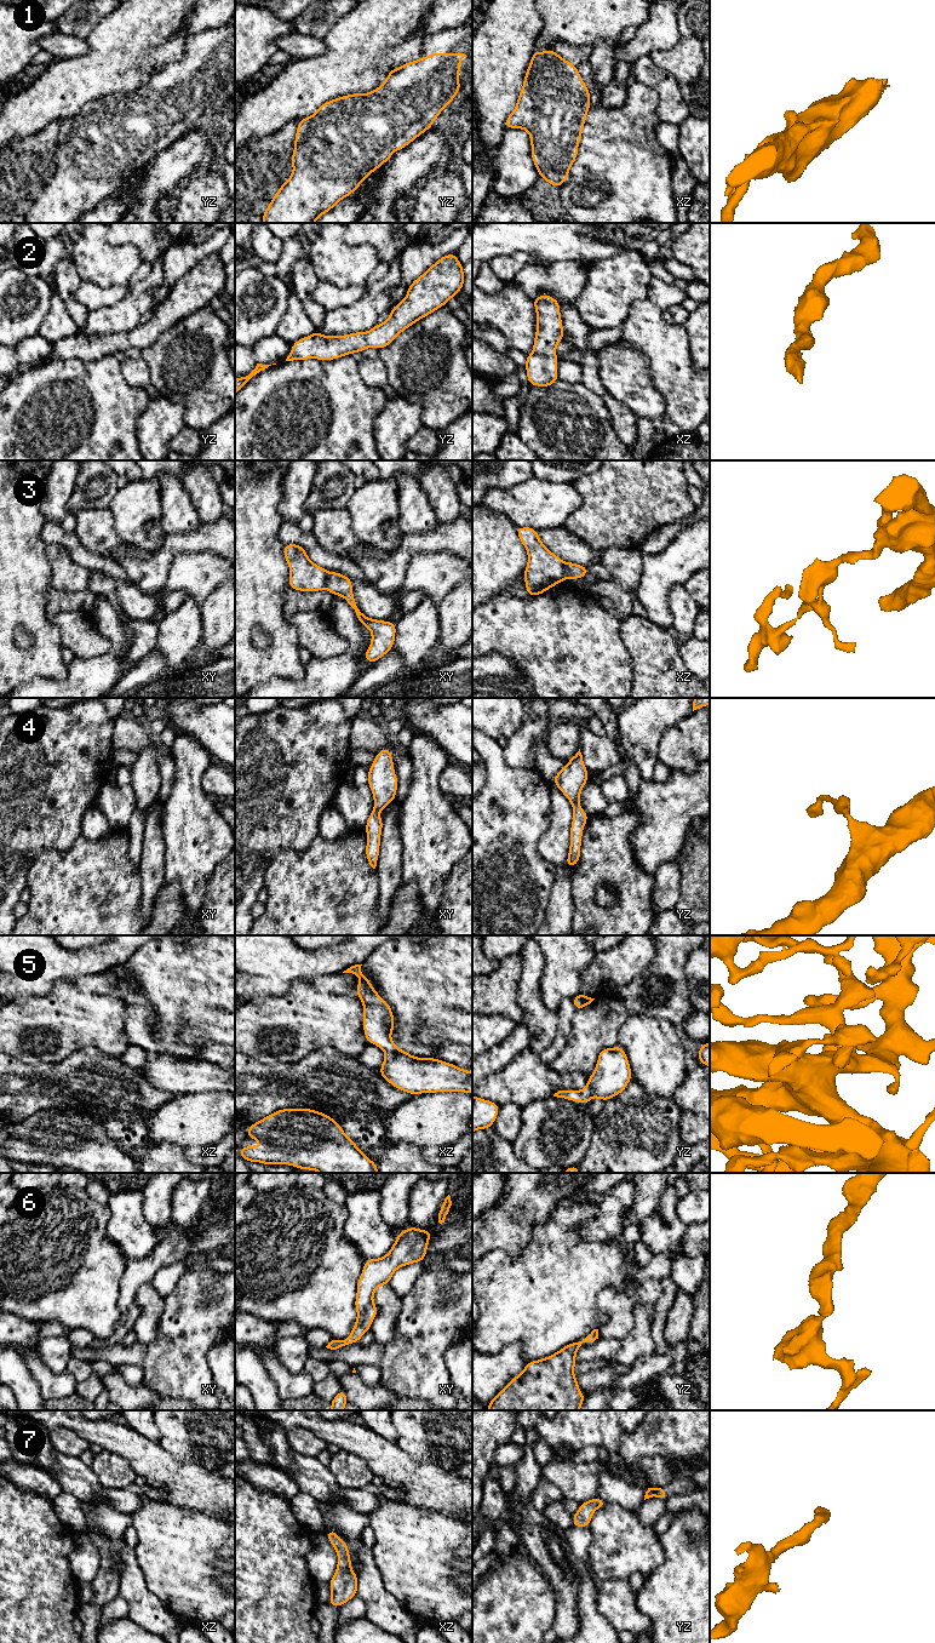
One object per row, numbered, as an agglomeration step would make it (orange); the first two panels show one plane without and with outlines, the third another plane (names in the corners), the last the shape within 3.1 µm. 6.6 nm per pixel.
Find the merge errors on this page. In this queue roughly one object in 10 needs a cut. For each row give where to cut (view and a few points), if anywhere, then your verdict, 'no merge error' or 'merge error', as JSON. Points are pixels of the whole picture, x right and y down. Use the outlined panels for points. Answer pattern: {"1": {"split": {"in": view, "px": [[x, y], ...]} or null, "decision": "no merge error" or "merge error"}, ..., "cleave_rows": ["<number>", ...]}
{"1": {"split": null, "decision": "no merge error"}, "2": {"split": null, "decision": "no merge error"}, "3": {"split": {"in": "xy", "px": [[328, 572], [323, 588]]}, "decision": "merge error"}, "4": {"split": null, "decision": "no merge error"}, "5": {"split": null, "decision": "no merge error"}, "6": {"split": null, "decision": "no merge error"}, "7": {"split": null, "decision": "no merge error"}, "cleave_rows": ["3"]}

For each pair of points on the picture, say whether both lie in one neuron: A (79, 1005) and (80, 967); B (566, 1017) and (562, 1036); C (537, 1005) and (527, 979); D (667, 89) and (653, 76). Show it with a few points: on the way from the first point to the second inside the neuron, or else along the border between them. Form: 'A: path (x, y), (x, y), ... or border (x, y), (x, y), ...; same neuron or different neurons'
A: border (104, 971), (86, 977), (62, 978), (56, 982); different neurons
B: path (566, 1022), (563, 1031); same neuron
C: path (531, 999), (529, 985); same neuron
D: path (664, 85), (657, 78); same neuron

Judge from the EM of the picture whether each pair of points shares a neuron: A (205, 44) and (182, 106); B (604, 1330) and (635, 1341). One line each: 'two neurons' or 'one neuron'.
A: one neuron
B: two neurons

